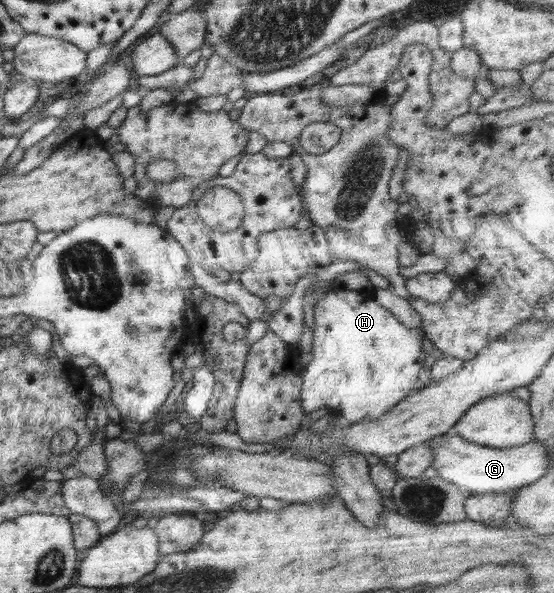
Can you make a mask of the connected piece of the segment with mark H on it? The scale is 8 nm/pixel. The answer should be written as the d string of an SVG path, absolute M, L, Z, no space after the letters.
M337 288L328 291L327 295L318 301L318 304L314 306L314 327L313 330L313 349L312 359L308 365L305 365L305 369L301 374L303 383L301 386L301 403L303 411L308 414L314 410L326 406L331 408L344 418L348 419L348 426L362 422L367 418L369 420L376 420L383 414L385 415L393 406L396 406L400 401L404 400L410 393L416 389L417 378L419 373L424 369L423 350L422 350L422 338L424 332L420 327L408 328L398 321L386 308L383 308L374 299L363 300L358 291L350 289L338 290Z

